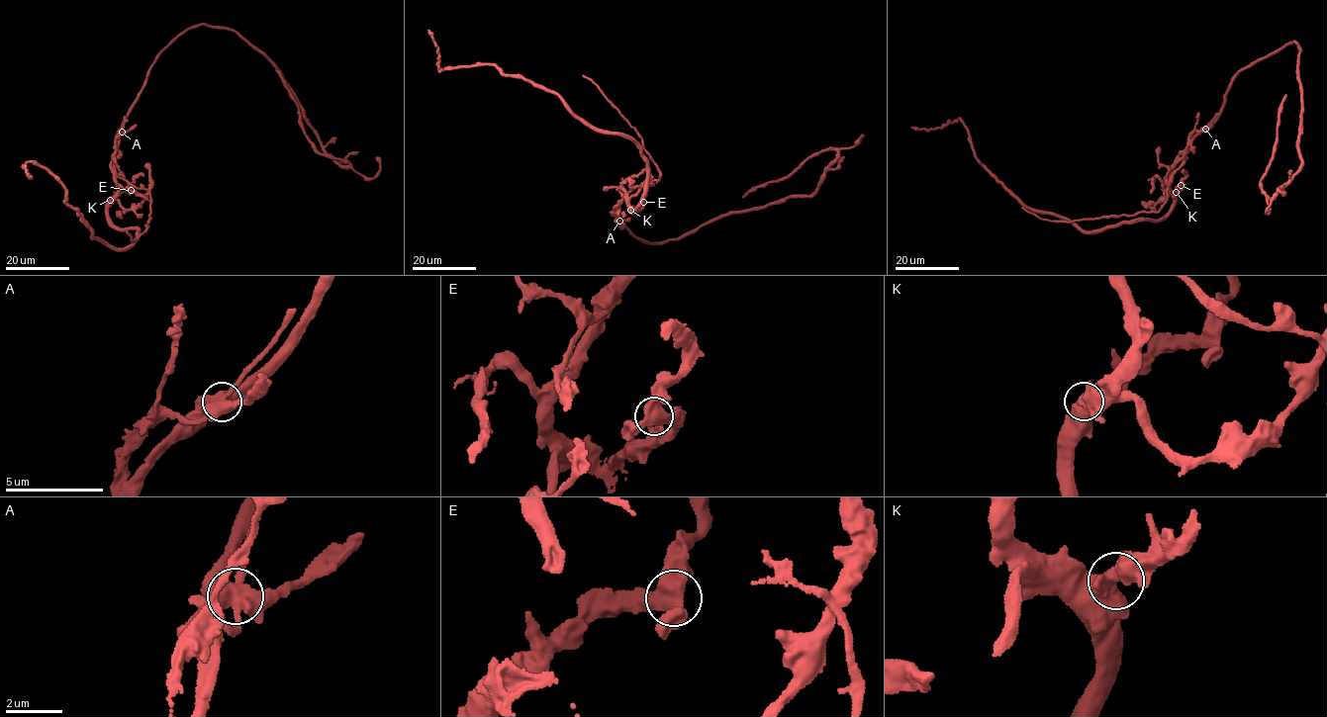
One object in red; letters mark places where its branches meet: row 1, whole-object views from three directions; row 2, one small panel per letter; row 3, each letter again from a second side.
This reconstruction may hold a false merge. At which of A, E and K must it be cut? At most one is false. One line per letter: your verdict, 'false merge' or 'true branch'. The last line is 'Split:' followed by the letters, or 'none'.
A: false merge
E: true branch
K: true branch
Split: A

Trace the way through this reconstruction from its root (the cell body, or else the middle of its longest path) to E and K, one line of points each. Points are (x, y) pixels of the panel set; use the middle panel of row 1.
E: (623, 226), (620, 228), (616, 216), (626, 196), (631, 208), (639, 209), (643, 202)
K: (623, 226), (620, 228), (616, 216), (626, 196), (630, 210)

